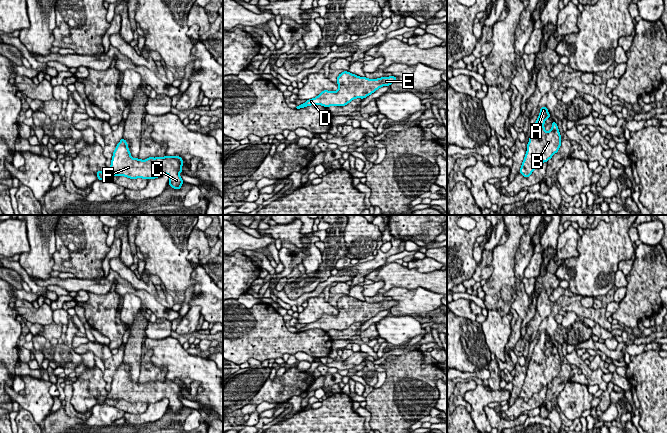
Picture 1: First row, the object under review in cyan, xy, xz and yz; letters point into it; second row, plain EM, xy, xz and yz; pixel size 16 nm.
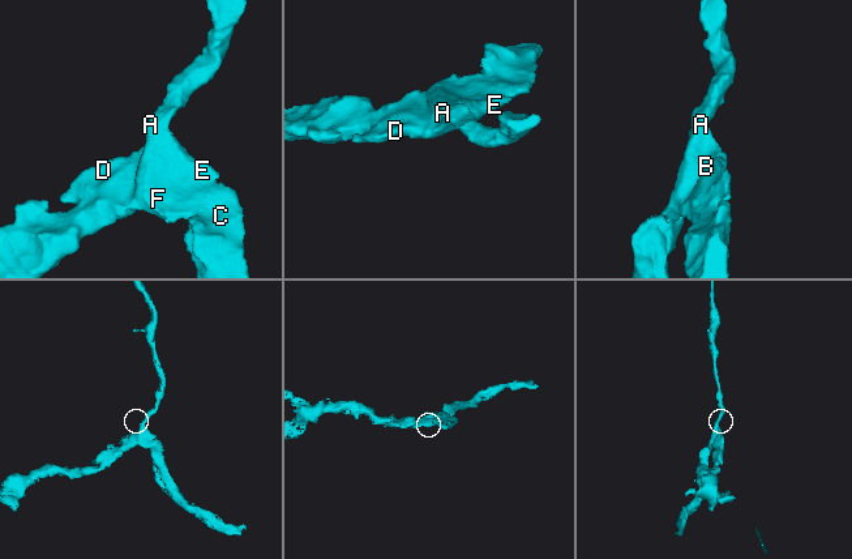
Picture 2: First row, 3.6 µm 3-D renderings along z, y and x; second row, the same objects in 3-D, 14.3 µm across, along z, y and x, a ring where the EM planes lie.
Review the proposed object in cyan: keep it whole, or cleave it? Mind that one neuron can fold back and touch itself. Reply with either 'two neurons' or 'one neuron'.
one neuron

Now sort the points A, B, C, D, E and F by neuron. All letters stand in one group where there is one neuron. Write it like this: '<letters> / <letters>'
A B C D E F

